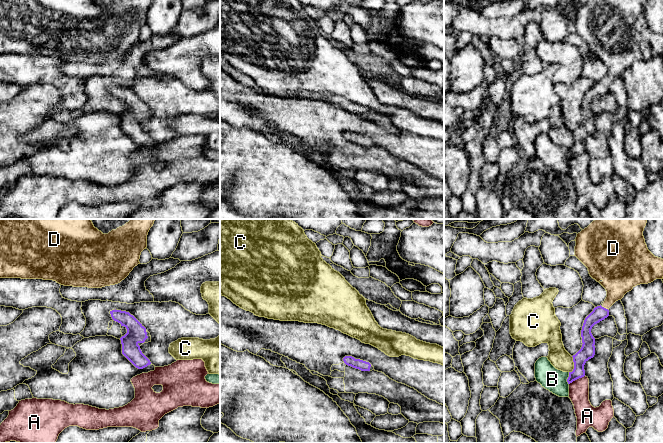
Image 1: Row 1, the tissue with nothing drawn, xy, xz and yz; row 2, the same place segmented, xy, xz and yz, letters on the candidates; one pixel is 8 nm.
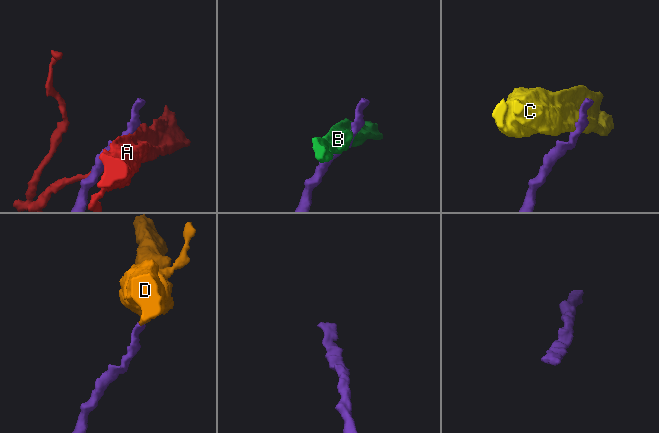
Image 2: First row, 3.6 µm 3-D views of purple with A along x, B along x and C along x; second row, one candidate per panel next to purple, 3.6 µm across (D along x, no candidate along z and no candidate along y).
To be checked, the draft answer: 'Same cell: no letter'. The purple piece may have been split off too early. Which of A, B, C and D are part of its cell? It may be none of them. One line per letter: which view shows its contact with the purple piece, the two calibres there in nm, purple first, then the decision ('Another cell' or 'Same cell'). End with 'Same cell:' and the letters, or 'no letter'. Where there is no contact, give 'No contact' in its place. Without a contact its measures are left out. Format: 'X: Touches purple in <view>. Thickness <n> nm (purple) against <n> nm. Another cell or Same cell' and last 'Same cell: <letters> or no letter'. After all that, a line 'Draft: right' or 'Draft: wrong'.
A: Touches purple in yz. Thickness 120 nm (purple) against 160 nm. Another cell
B: Touches purple in yz. Thickness 110 nm (purple) against 190 nm. Another cell
C: Touches purple in yz. Thickness 120 nm (purple) against 160 nm. Another cell
D: Touches purple in yz. Thickness 120 nm (purple) against 240 nm. Same cell
Same cell: D
Draft: wrong

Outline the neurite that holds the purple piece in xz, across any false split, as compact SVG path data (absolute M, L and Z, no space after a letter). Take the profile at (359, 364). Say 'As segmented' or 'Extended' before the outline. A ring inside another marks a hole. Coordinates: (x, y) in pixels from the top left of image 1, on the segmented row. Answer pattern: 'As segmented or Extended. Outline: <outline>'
As segmented. Outline: M345 356L343 358L343 361L346 365L359 369L361 371L370 371L371 364L369 362L355 359L352 356Z

